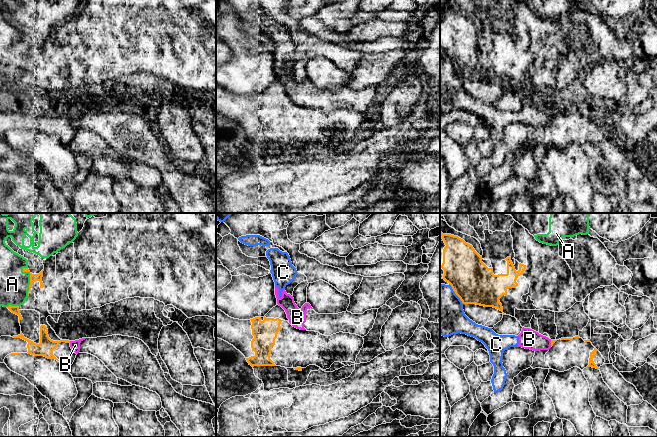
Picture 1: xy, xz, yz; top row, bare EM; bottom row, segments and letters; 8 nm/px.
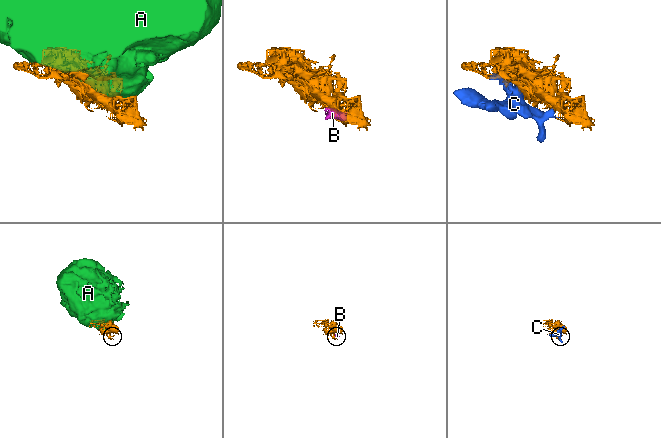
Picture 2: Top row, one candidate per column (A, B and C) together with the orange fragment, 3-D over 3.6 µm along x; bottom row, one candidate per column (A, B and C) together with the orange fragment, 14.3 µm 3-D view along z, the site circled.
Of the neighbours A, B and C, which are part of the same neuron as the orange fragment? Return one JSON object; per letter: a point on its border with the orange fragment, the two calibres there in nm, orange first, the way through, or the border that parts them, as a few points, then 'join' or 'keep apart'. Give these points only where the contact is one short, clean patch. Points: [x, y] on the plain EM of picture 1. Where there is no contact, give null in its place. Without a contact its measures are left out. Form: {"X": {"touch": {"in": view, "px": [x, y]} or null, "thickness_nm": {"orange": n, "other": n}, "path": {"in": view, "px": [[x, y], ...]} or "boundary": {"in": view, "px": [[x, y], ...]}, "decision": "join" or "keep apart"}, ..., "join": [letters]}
{"A": {"touch": {"in": "xy", "px": [30, 56]}, "thickness_nm": {"orange": 60, "other": 240}, "decision": "join"}, "B": {"touch": {"in": "yz", "px": [551, 119]}, "thickness_nm": {"orange": 30, "other": 160}, "decision": "keep apart"}, "C": {"touch": {"in": "yz", "px": [455, 69]}, "thickness_nm": {"orange": 340, "other": 360}, "boundary": {"in": "yz", "px": [[449, 59], [454, 69], [463, 79]]}, "decision": "keep apart"}, "join": ["A"]}

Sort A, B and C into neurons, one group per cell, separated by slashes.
A / B C

